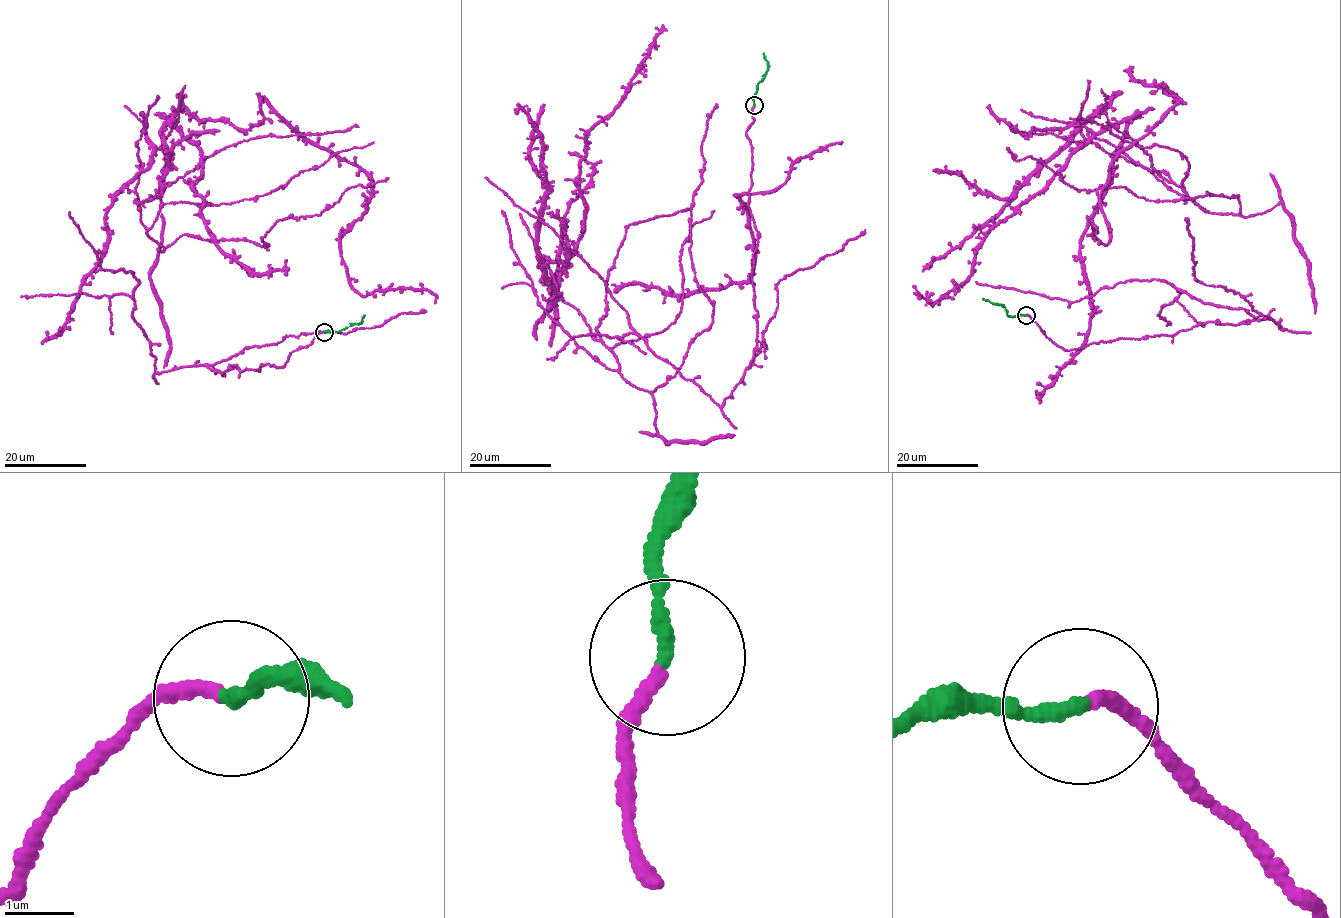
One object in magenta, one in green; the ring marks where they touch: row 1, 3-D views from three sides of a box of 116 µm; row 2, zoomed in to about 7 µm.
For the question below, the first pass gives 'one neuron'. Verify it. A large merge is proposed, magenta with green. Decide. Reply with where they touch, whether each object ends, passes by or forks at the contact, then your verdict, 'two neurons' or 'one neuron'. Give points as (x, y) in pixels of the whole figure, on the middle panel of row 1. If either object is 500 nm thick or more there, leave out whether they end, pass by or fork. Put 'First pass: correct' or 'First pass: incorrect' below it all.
at (754, 105); magenta ends there; green ends there; one neuron
First pass: correct

